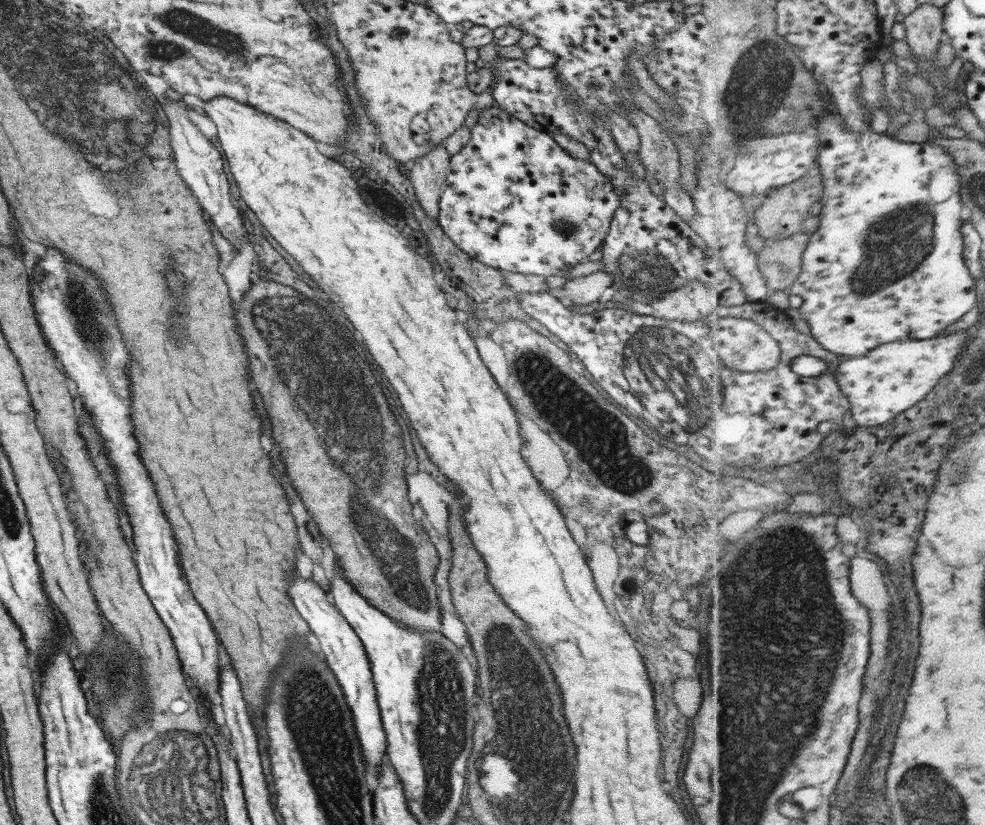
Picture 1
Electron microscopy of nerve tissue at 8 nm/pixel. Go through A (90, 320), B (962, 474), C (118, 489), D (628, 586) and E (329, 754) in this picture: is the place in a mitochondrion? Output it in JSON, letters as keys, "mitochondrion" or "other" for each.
{"A":"mitochondrion","B":"mitochondrion","C":"other","D":"other","E":"mitochondrion"}

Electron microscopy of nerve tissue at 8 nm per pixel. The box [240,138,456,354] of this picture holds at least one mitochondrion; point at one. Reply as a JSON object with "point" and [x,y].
{"point":[272,292]}

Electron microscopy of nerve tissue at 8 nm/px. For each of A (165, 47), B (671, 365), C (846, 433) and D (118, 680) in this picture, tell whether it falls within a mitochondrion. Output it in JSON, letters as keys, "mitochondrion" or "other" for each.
{"A":"mitochondrion","B":"mitochondrion","C":"other","D":"mitochondrion"}

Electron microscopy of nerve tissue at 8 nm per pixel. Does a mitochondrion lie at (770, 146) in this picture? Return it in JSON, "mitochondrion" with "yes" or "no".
{"mitochondrion":"yes"}

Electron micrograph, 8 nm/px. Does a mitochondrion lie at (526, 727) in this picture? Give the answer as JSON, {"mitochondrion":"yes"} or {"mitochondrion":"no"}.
{"mitochondrion":"yes"}

